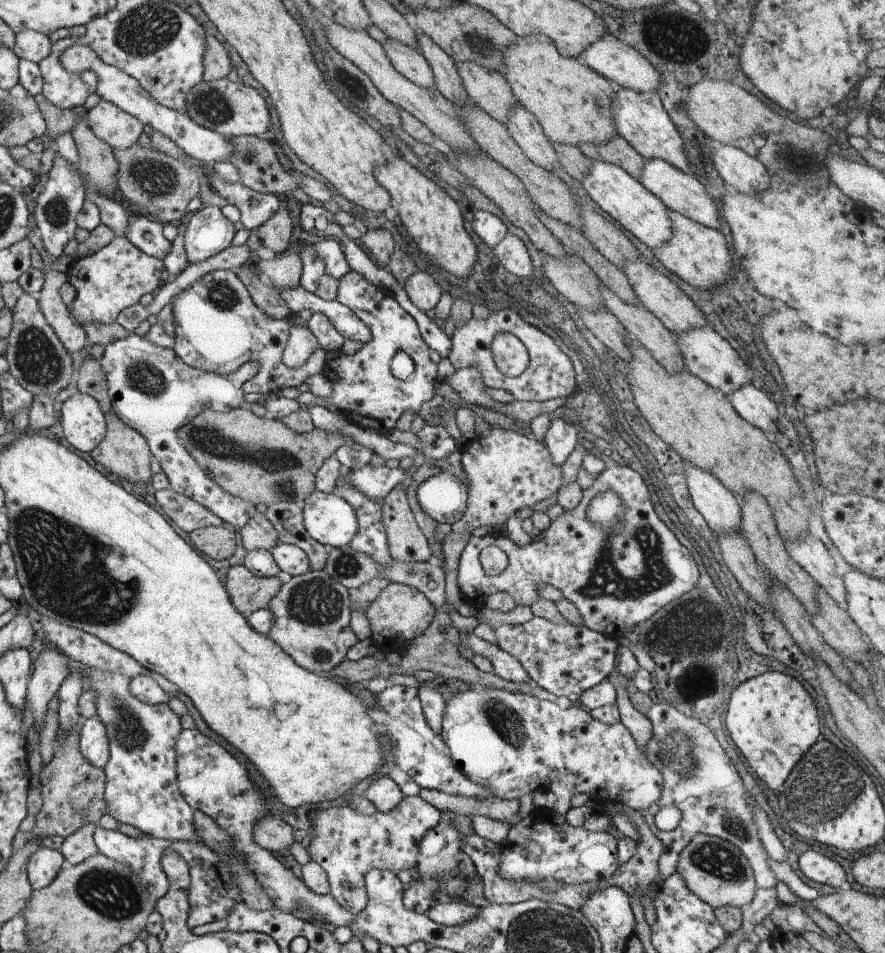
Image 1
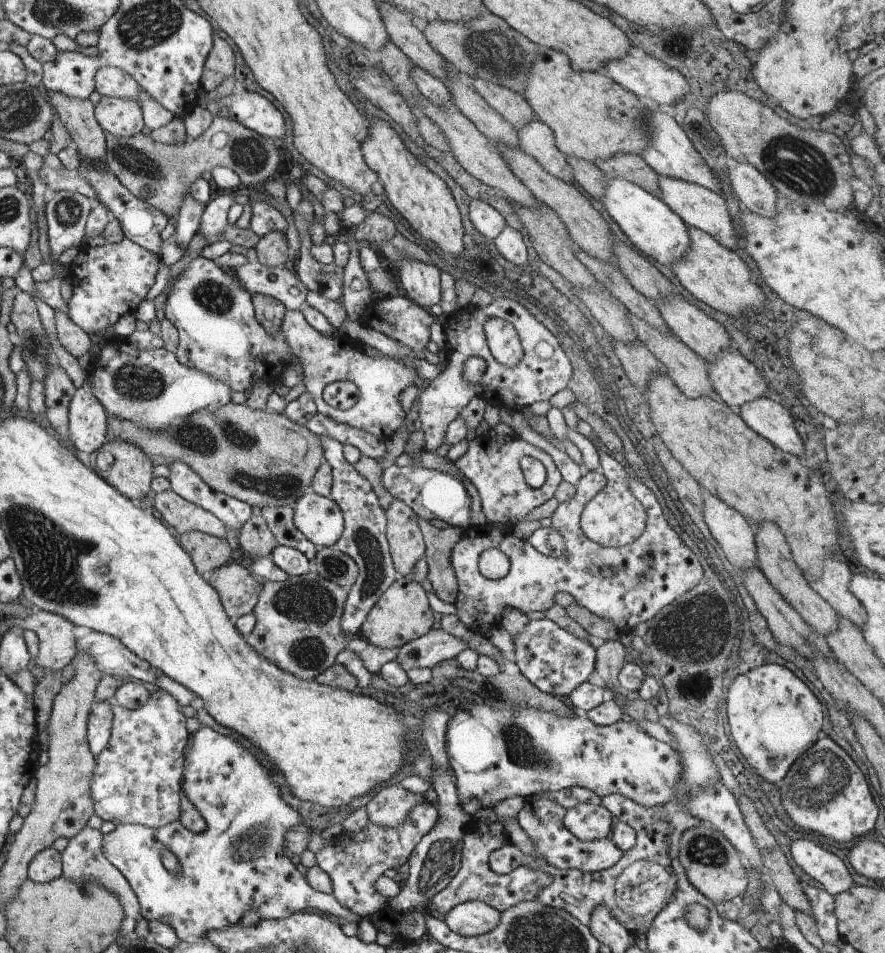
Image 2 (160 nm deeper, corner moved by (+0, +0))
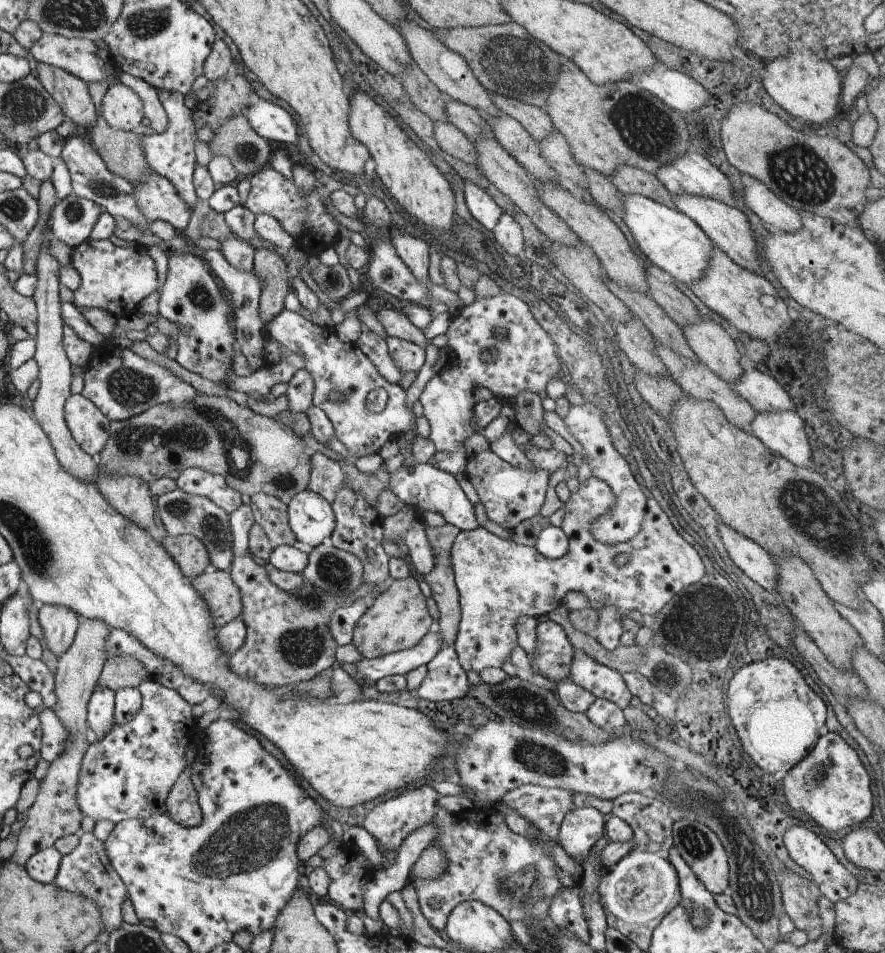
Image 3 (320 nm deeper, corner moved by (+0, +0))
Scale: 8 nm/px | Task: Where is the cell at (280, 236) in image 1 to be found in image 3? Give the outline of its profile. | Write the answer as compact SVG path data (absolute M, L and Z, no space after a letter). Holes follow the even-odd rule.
M263 248L257 249L253 258L253 272L264 282L264 288L261 290L259 300L259 313L263 323L264 330L267 328L267 322L270 322L275 316L278 316L286 309L285 298L288 296L288 268L282 258L278 258L274 251Z

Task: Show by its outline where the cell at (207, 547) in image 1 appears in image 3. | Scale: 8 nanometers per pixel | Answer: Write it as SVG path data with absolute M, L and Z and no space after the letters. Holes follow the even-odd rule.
M167 535L162 544L182 568L184 576L197 577L210 569L209 554L198 537L192 535Z

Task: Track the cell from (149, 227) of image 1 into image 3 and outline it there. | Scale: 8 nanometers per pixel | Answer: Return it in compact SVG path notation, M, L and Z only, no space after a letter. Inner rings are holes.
M81 133L70 137L63 144L60 158L67 164L72 192L80 198L96 201L101 208L114 218L122 218L136 223L144 233L148 232L150 221L146 220L137 207L133 186L124 178L108 170L92 142Z

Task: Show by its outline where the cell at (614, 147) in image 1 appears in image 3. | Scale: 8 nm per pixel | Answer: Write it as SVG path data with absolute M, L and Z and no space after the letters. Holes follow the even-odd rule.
M622 165L616 169L610 180L622 196L642 195L677 210L673 196L655 174L630 165Z

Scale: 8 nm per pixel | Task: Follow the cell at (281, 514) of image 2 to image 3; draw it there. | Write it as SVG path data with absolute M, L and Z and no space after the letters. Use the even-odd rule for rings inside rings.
M266 493L252 495L250 506L255 523L264 529L274 547L278 545L299 546L307 555L313 549L310 545L299 544L289 525L287 504L277 496Z

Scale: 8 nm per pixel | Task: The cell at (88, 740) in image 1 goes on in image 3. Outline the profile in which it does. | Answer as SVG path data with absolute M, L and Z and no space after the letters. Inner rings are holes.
M98 683L89 700L87 710L90 734L96 736L93 740L100 740L114 726L115 692Z

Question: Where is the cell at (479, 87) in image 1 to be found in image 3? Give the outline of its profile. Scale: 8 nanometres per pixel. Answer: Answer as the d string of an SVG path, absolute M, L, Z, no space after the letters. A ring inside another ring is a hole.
M496 93L491 94L491 97L502 112L518 121L538 142L543 141L556 130L546 108L543 109Z

